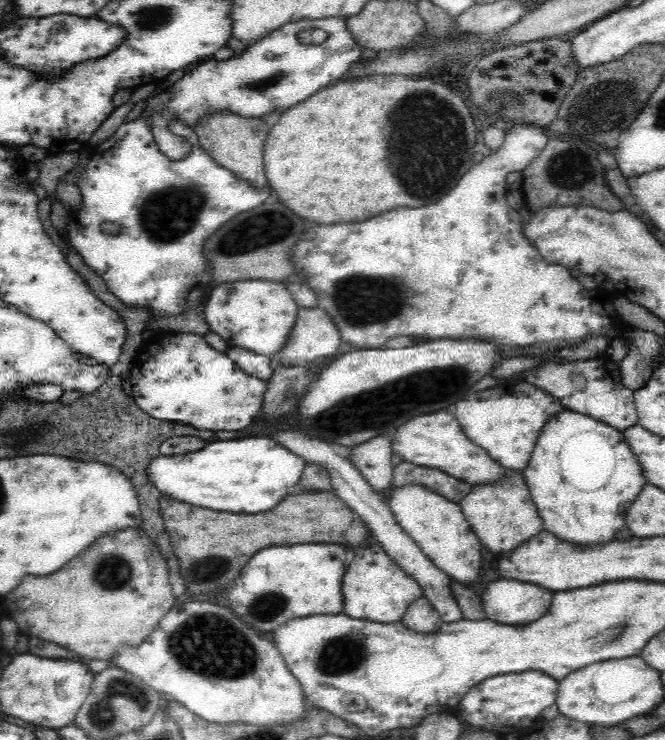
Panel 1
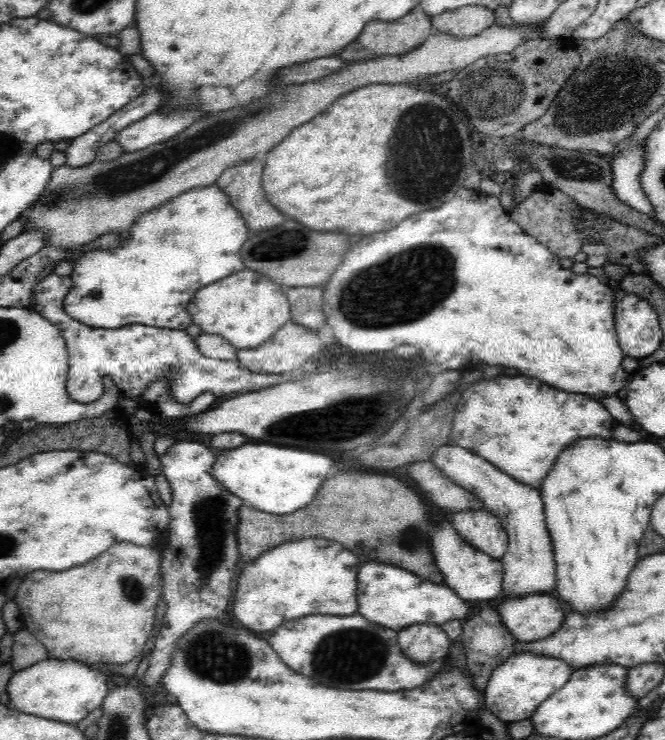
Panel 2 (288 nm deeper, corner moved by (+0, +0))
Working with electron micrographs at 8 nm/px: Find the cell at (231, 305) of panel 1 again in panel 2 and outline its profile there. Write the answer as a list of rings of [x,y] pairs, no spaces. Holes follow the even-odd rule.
[[[240,270],[196,292],[188,304],[188,314],[192,324],[198,324],[204,334],[222,336],[240,352],[260,348],[278,330],[282,330],[292,320],[292,306],[278,284],[258,272]]]

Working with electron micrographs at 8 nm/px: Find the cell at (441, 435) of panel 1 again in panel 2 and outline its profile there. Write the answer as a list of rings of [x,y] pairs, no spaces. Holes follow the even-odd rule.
[[[446,442],[434,450],[434,460],[430,460],[444,476],[454,480],[454,484],[470,490],[478,496],[478,500],[496,514],[508,532],[508,550],[502,556],[504,566],[504,588],[494,604],[500,604],[508,598],[520,598],[528,594],[554,594],[556,590],[556,554],[552,546],[552,538],[546,526],[544,516],[544,500],[540,498],[540,490],[520,484],[506,472],[498,470],[494,464],[484,460],[482,456],[472,454],[466,448],[456,446],[454,442]]]

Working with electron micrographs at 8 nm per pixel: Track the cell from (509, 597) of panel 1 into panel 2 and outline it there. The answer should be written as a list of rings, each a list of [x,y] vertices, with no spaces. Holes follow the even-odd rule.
[[[528,594],[508,598],[494,606],[500,612],[502,624],[520,642],[534,642],[556,632],[564,620],[564,606],[554,594]]]

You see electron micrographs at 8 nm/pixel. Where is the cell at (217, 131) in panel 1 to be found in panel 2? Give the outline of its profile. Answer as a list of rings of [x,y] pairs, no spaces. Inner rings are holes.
[[[264,156],[242,160],[242,162],[226,168],[218,178],[218,186],[226,192],[232,206],[240,212],[240,216],[244,218],[244,224],[248,226],[250,232],[260,232],[260,228],[276,228],[276,224],[280,224],[280,220],[284,220],[282,214],[276,208],[272,208],[272,204],[266,198],[264,184],[262,184],[264,166],[266,166]]]

